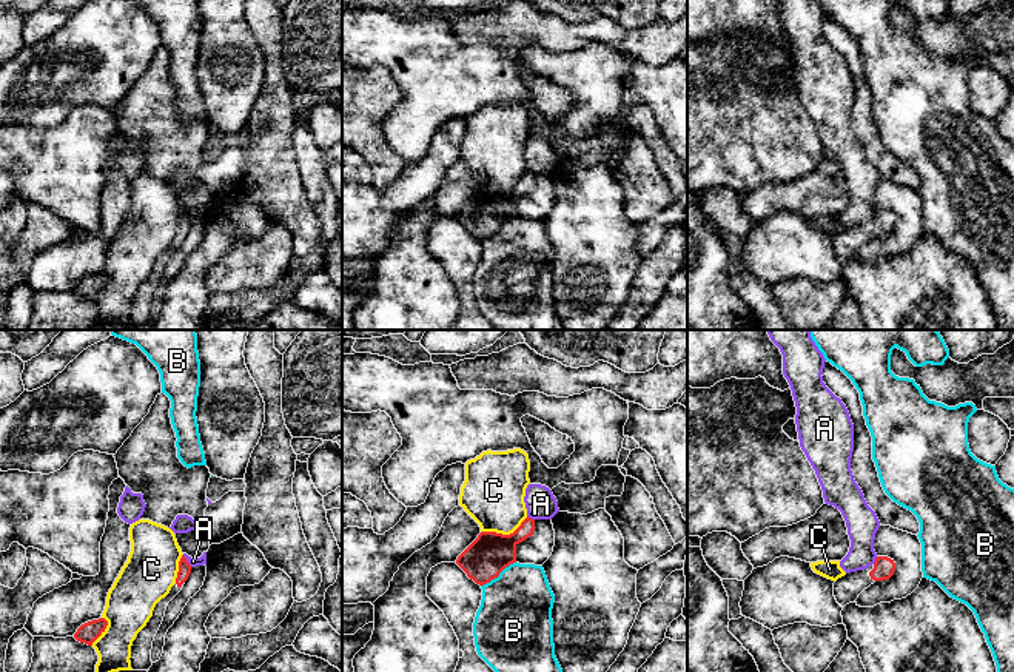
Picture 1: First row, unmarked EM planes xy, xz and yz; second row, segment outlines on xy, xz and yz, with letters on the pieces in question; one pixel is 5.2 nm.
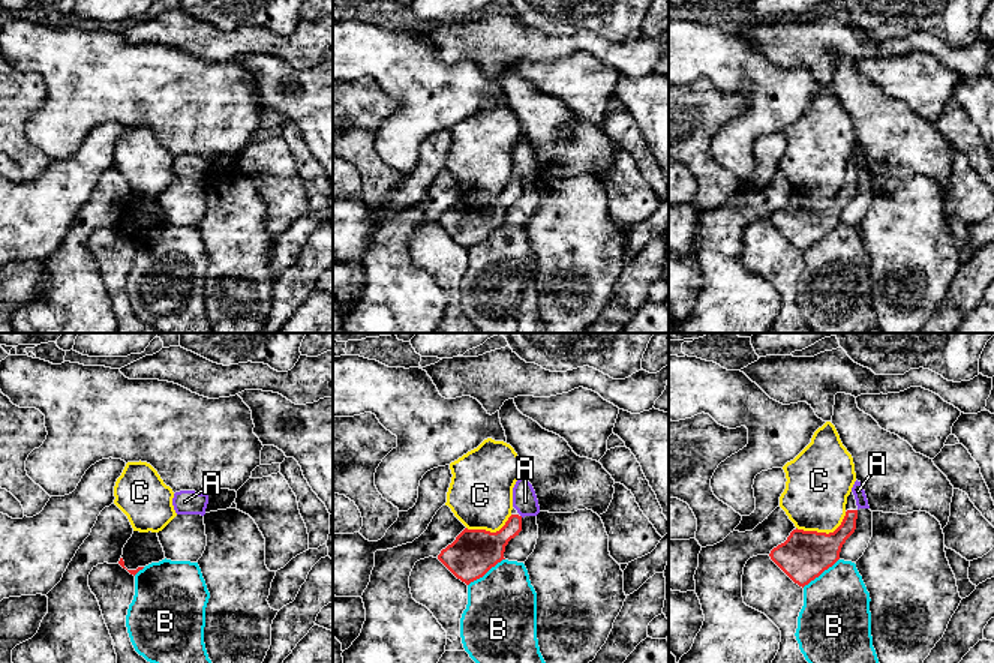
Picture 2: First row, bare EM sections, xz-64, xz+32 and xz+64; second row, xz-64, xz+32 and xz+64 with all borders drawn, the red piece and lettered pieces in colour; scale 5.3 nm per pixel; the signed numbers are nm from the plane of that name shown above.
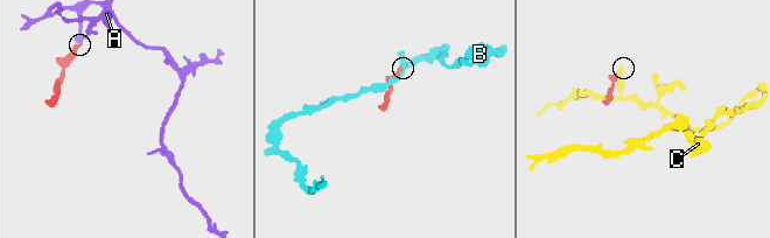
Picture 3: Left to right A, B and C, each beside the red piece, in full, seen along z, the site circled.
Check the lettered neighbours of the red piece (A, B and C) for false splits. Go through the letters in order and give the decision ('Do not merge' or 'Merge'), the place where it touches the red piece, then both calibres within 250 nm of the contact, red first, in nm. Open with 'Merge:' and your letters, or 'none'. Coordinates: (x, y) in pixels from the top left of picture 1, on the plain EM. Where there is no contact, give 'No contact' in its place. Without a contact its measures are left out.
Merge: none
A: Do not merge. Touches red at xy (187, 216). Thickness 70 nm (red) against 50 nm
B: Do not merge. Touches red at xz (498, 230). Thickness 220 nm (red) against 380 nm
C: Do not merge. Touches red at xz (504, 190). Thickness 220 nm (red) against 320 nm

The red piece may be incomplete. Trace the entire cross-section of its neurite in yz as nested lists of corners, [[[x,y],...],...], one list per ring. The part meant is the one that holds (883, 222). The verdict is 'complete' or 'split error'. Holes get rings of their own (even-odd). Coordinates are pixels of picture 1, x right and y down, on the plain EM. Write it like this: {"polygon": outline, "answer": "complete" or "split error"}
{"polygon": [[[877,211],[875,217],[868,223],[846,228],[834,237],[834,251],[844,262],[854,257],[858,250],[875,236],[889,234],[895,227],[894,214]]], "answer": "split error"}

